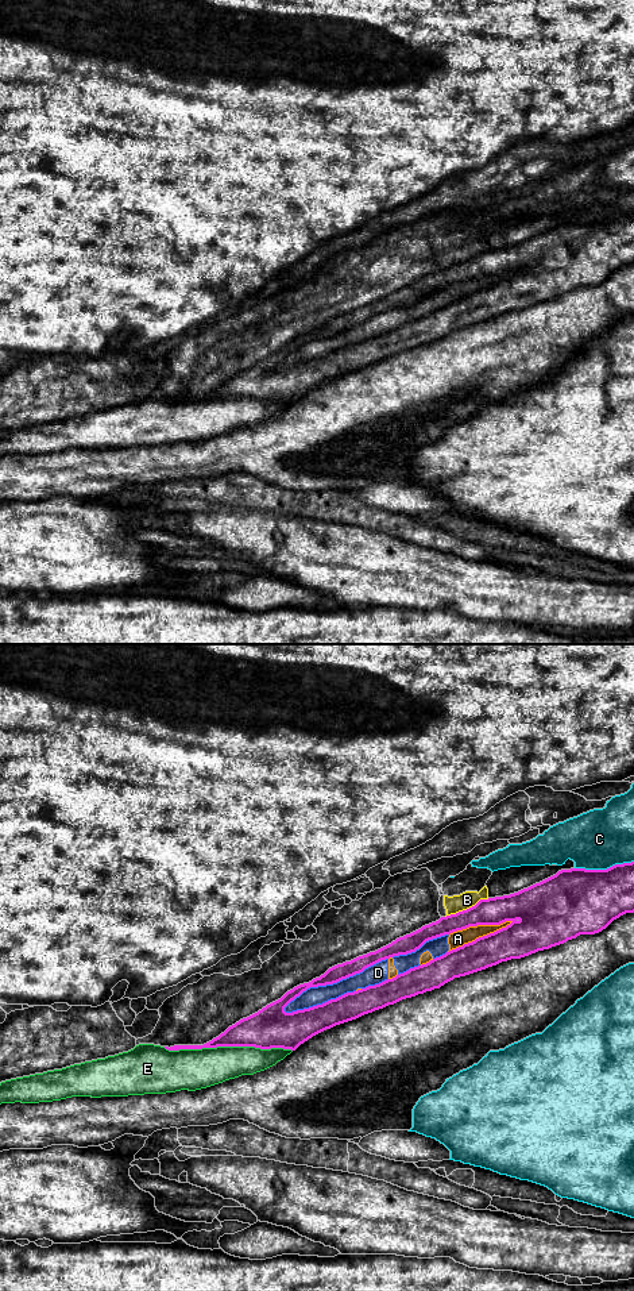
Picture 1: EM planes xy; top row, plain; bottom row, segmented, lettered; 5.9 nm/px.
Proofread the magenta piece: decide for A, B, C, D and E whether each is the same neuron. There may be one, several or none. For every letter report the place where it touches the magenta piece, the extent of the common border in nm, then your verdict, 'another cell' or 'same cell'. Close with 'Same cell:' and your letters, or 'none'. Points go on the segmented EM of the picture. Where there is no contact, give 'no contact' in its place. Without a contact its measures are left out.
A: meets magenta in xy at (480, 937); contact 440 nm long; another cell
B: meets magenta in xy at (467, 909); contact 280 nm long; another cell
C: meets magenta in xy at (603, 870); contact 360 nm long; another cell
D: meets magenta in xy at (335, 982); contact 700 nm long; another cell
E: meets magenta in xy at (228, 1045); contact 750 nm long; another cell
Same cell: none

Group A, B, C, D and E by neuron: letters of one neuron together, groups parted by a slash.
A D / B / C / E

